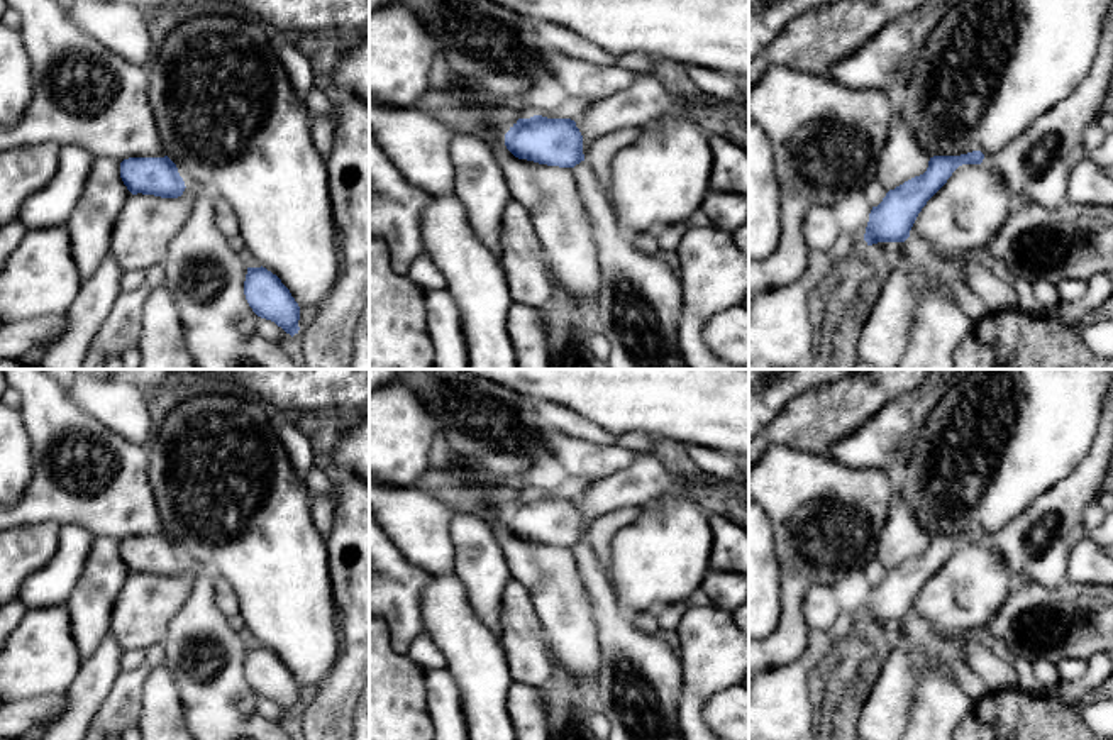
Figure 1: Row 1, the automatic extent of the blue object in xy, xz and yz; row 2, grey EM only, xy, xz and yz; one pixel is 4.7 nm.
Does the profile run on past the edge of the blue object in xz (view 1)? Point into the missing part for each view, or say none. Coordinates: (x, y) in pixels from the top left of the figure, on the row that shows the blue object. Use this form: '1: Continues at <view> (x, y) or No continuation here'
1: Continues at xz (558, 214)

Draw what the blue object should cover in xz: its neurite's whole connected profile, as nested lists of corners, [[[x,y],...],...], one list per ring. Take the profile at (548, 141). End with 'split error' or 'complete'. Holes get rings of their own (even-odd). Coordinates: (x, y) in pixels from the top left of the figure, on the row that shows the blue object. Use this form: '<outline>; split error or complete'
[[[439,83],[430,88],[420,98],[418,107],[449,125],[456,134],[478,135],[490,144],[507,178],[512,198],[530,213],[549,269],[574,298],[598,300],[601,276],[596,242],[573,173],[573,168],[584,161],[583,135],[576,122],[534,115],[518,119],[505,132],[503,119],[495,105],[452,83]]]; split error

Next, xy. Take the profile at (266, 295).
[[[247,268],[244,295],[252,312],[274,322],[291,337],[298,334],[300,306],[281,279],[266,268]]]; complete

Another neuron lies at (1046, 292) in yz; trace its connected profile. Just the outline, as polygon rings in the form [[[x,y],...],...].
[[[1044,279],[1035,281],[1032,284],[1032,290],[1033,290],[1033,296],[1037,298],[1044,312],[1050,312],[1055,305],[1060,303],[1057,284],[1050,281],[1044,281]]]

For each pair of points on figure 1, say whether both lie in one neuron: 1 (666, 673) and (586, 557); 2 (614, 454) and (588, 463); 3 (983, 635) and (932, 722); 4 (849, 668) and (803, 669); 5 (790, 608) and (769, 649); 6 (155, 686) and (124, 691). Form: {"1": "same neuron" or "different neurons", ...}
{"1": "same neuron", "2": "same neuron", "3": "different neurons", "4": "different neurons", "5": "same neuron", "6": "different neurons"}

